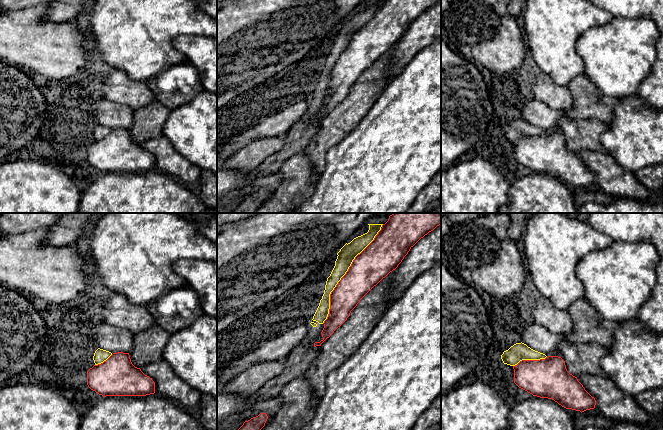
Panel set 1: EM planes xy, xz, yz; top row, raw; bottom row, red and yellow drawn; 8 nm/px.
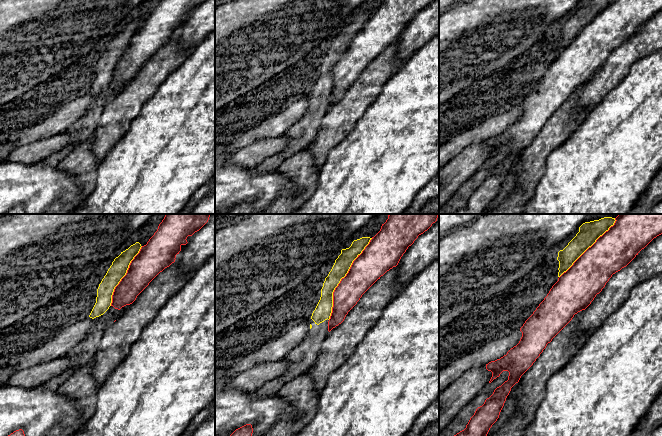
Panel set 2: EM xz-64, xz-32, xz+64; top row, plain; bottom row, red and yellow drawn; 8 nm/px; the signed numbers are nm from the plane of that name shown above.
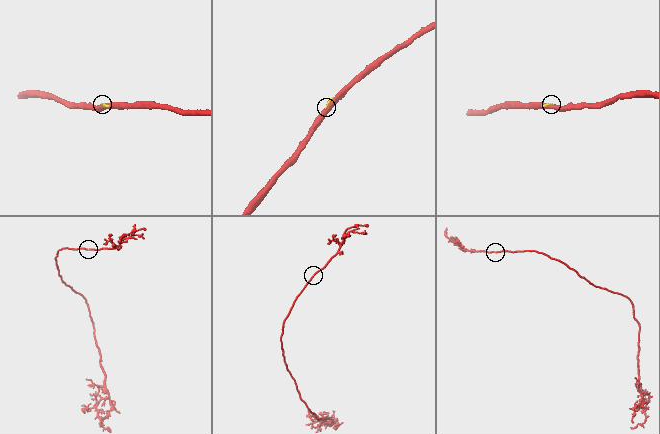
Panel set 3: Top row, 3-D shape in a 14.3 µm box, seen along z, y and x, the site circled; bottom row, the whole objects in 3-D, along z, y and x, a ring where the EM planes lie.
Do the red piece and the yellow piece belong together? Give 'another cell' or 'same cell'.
another cell

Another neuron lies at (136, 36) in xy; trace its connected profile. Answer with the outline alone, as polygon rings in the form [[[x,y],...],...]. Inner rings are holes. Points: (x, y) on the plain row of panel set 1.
[[[91,0],[90,32],[96,41],[95,51],[115,70],[122,70],[137,81],[148,81],[173,65],[186,62],[175,49],[173,40],[180,35],[217,38],[217,18],[198,7],[198,0]]]

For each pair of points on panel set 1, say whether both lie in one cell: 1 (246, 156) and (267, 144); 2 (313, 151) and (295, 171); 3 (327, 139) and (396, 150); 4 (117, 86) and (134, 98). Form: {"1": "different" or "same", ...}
{"1": "same", "2": "different", "3": "different", "4": "same"}

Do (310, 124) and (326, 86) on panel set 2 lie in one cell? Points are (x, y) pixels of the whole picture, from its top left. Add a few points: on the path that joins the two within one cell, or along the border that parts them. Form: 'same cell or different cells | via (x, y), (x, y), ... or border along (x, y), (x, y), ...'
same cell | via (314, 115), (319, 106), (319, 95)

